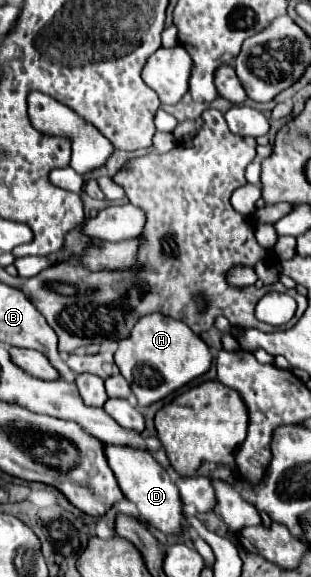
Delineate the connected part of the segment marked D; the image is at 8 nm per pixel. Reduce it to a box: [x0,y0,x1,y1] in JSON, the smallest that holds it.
[105,445,185,535]

